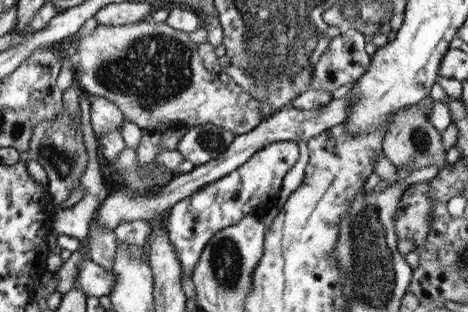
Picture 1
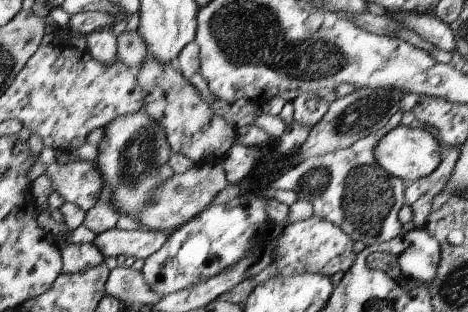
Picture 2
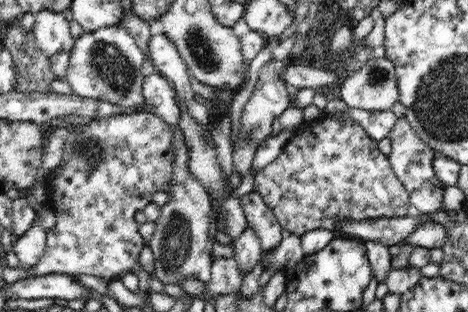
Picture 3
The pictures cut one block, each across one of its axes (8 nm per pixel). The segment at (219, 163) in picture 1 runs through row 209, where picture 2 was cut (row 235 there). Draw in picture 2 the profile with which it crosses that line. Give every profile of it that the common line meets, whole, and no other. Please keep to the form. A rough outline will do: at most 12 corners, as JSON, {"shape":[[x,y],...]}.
{"shape":[[107,230],[93,240],[105,256],[149,258],[169,240],[155,230]]}

